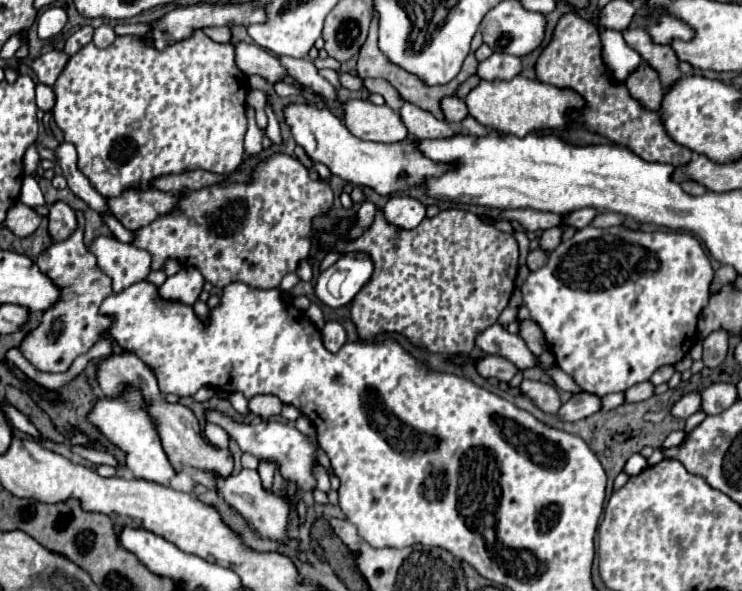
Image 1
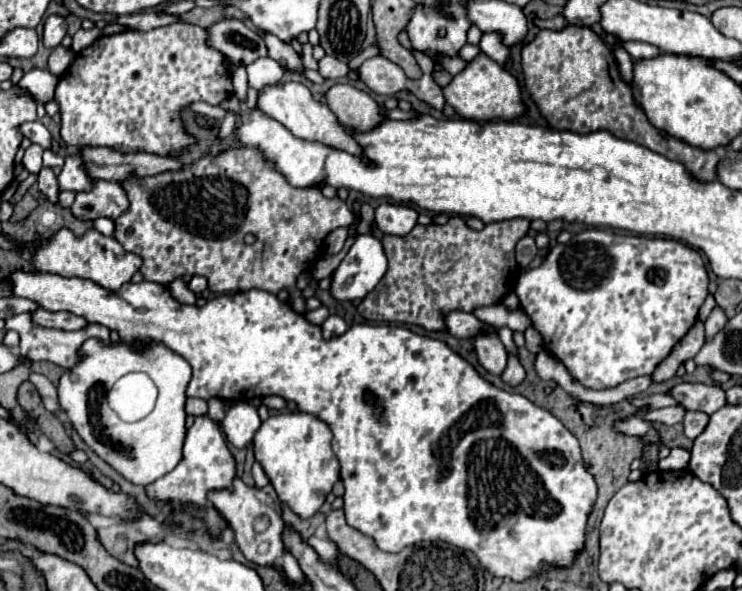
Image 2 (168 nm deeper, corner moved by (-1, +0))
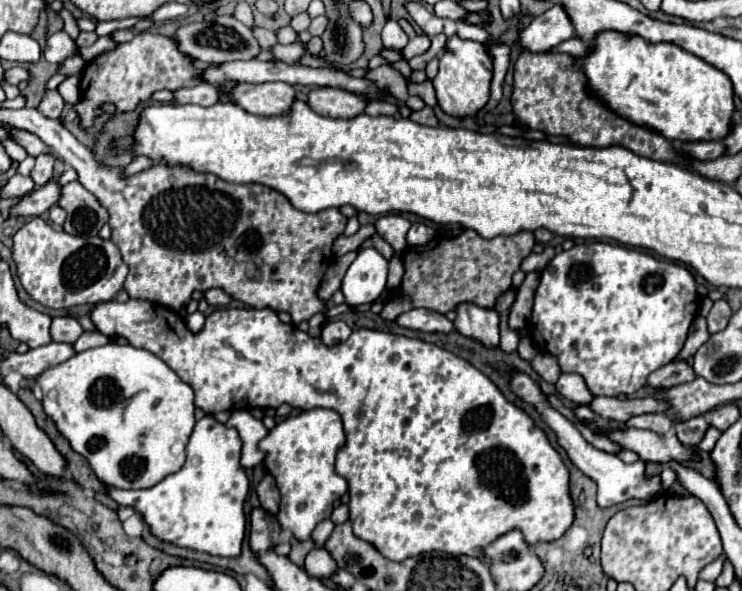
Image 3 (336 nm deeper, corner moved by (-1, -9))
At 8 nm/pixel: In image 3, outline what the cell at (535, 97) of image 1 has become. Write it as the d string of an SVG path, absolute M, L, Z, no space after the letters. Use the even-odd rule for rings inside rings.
M457 35L449 37L439 57L439 73L433 79L439 107L453 117L465 117L465 115L475 117L475 113L489 101L491 77L493 77L493 63L481 43L471 39L461 39Z

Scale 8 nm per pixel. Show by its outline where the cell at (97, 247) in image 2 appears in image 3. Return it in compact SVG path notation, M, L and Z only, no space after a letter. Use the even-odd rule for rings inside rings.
M41 217L31 219L15 233L13 261L17 263L19 281L29 297L55 311L111 301L115 293L123 289L123 281L129 271L113 241L55 231Z

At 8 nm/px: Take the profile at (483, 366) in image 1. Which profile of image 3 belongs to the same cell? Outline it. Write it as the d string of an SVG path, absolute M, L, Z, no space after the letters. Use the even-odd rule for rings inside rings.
M459 303L455 307L455 329L483 345L499 345L499 313L483 309L473 303Z

